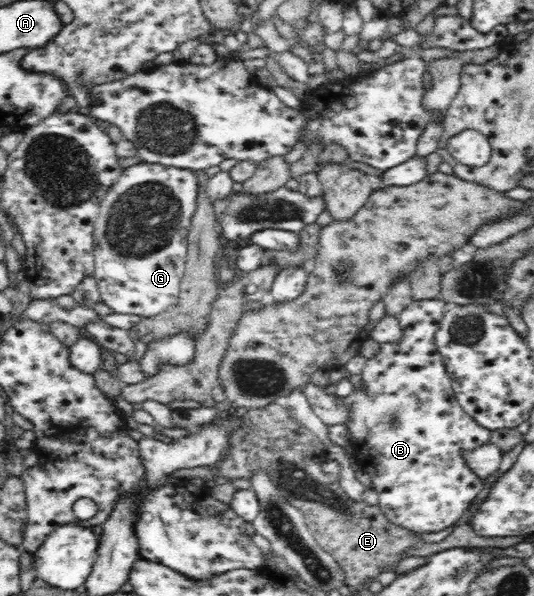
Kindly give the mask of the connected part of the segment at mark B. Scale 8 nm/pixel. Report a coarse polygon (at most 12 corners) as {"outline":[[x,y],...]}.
{"outline":[[413,300],[404,337],[336,397],[378,507],[417,534],[454,526],[489,442]]}

